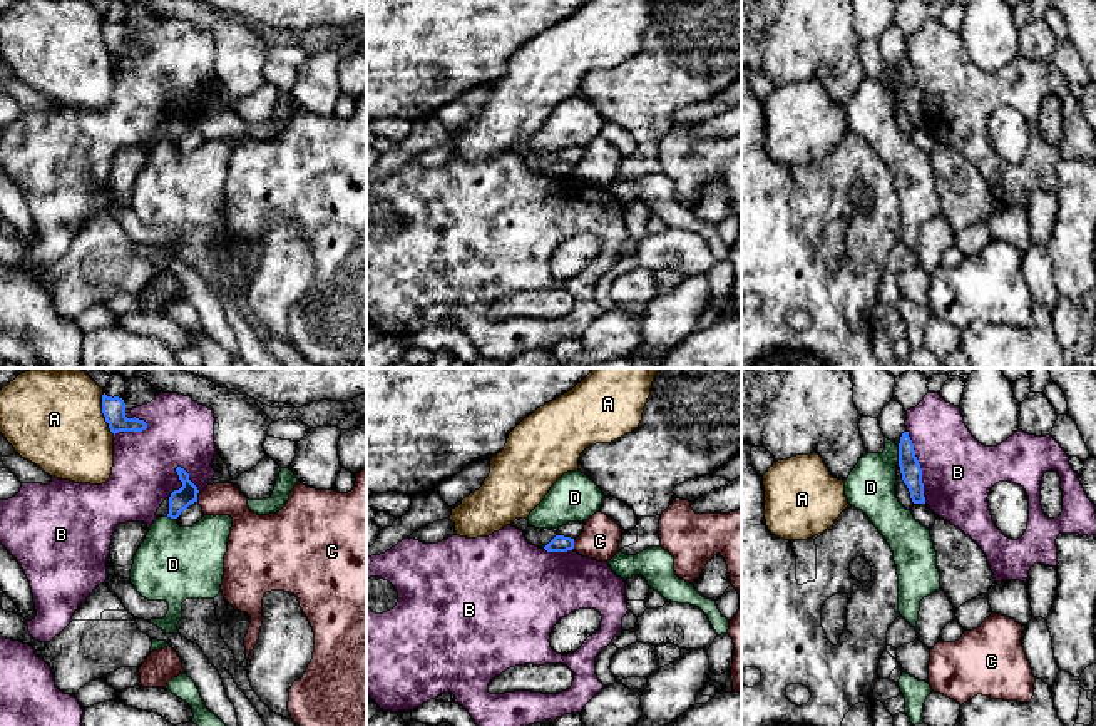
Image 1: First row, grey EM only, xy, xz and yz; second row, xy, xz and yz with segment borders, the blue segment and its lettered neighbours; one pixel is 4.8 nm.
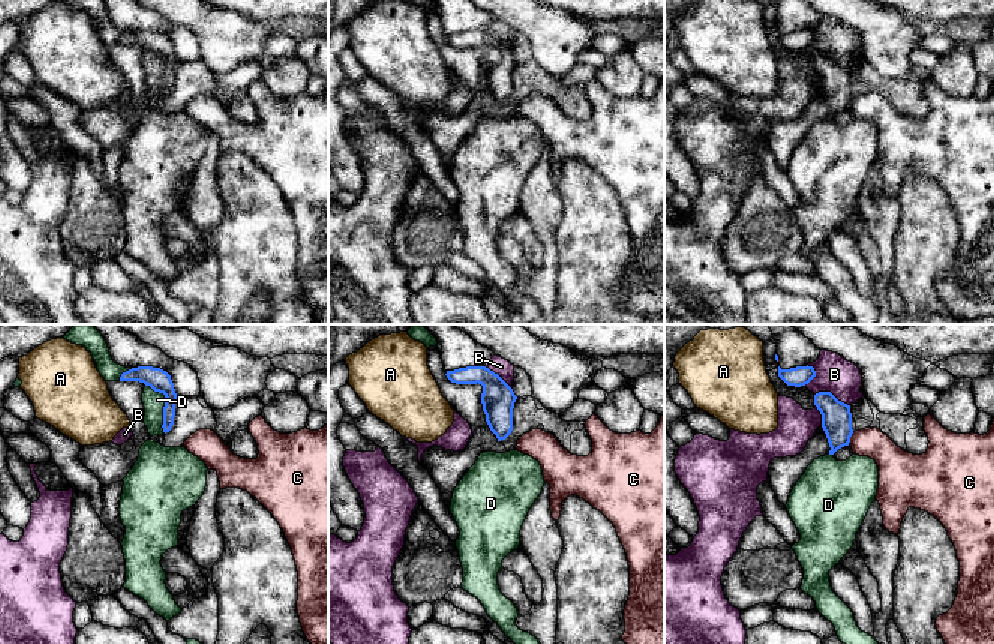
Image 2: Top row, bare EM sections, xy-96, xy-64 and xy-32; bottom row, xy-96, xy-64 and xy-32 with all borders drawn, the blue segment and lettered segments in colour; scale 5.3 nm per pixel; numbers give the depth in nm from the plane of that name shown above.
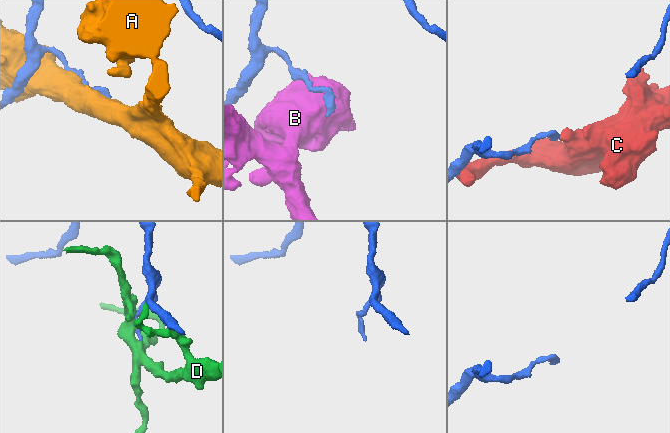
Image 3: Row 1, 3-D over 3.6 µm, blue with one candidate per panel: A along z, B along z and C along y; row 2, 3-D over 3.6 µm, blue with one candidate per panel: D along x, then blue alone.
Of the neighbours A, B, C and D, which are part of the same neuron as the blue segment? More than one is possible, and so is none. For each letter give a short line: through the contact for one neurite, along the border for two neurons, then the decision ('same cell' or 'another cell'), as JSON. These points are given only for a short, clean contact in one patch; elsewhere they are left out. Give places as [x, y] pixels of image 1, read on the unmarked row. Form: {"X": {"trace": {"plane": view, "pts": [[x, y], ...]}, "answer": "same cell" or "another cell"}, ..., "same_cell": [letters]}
{"A": {"answer": "another cell"}, "B": {"answer": "another cell"}, "C": {"trace": {"plane": "xz", "pts": [[574, 166], [571, 174]]}, "answer": "another cell"}, "D": {"trace": {"plane": "yz", "pts": [[897, 71], [899, 86]]}, "answer": "another cell"}, "same_cell": []}

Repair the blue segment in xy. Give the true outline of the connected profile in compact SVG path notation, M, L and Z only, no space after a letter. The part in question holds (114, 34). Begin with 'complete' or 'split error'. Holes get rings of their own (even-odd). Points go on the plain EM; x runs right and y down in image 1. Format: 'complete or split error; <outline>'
complete; M102 20L102 38L109 49L110 57L115 60L119 57L142 57L147 54L147 49L139 43L125 42L125 28L119 22Z

